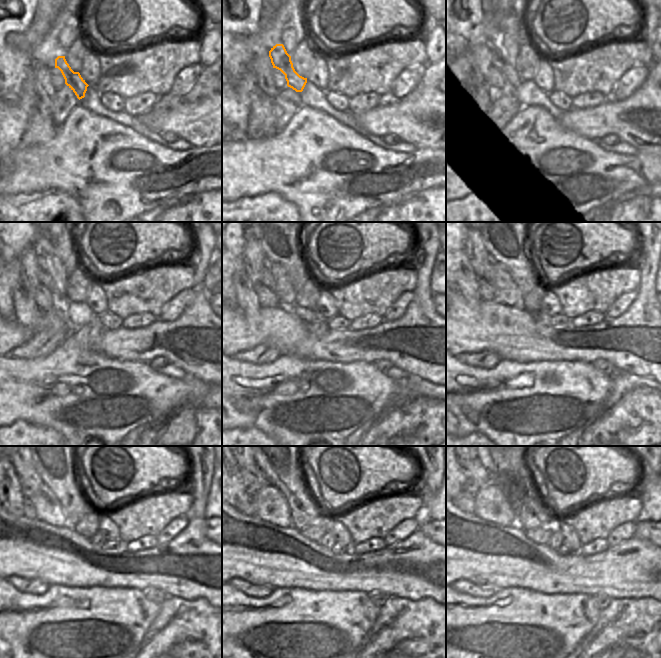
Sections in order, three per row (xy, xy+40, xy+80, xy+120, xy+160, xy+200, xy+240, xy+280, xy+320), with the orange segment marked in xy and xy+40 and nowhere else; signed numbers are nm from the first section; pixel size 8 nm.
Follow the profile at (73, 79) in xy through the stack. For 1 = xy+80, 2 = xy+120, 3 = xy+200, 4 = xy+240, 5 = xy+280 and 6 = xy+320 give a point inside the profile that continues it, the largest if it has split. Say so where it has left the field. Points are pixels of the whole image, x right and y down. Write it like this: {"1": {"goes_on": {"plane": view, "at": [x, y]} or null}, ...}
{"1": {"goes_on": {"plane": "xy+80", "at": [513, 80]}}, "2": {"goes_on": {"plane": "xy+120", "at": [45, 278]}}, "3": {"goes_on": {"plane": "xy+200", "at": [489, 262]}}, "4": {"goes_on": {"plane": "xy+240", "at": [30, 486]}}, "5": {"goes_on": {"plane": "xy+280", "at": [253, 479]}}, "6": {"goes_on": {"plane": "xy+320", "at": [475, 477]}}}

